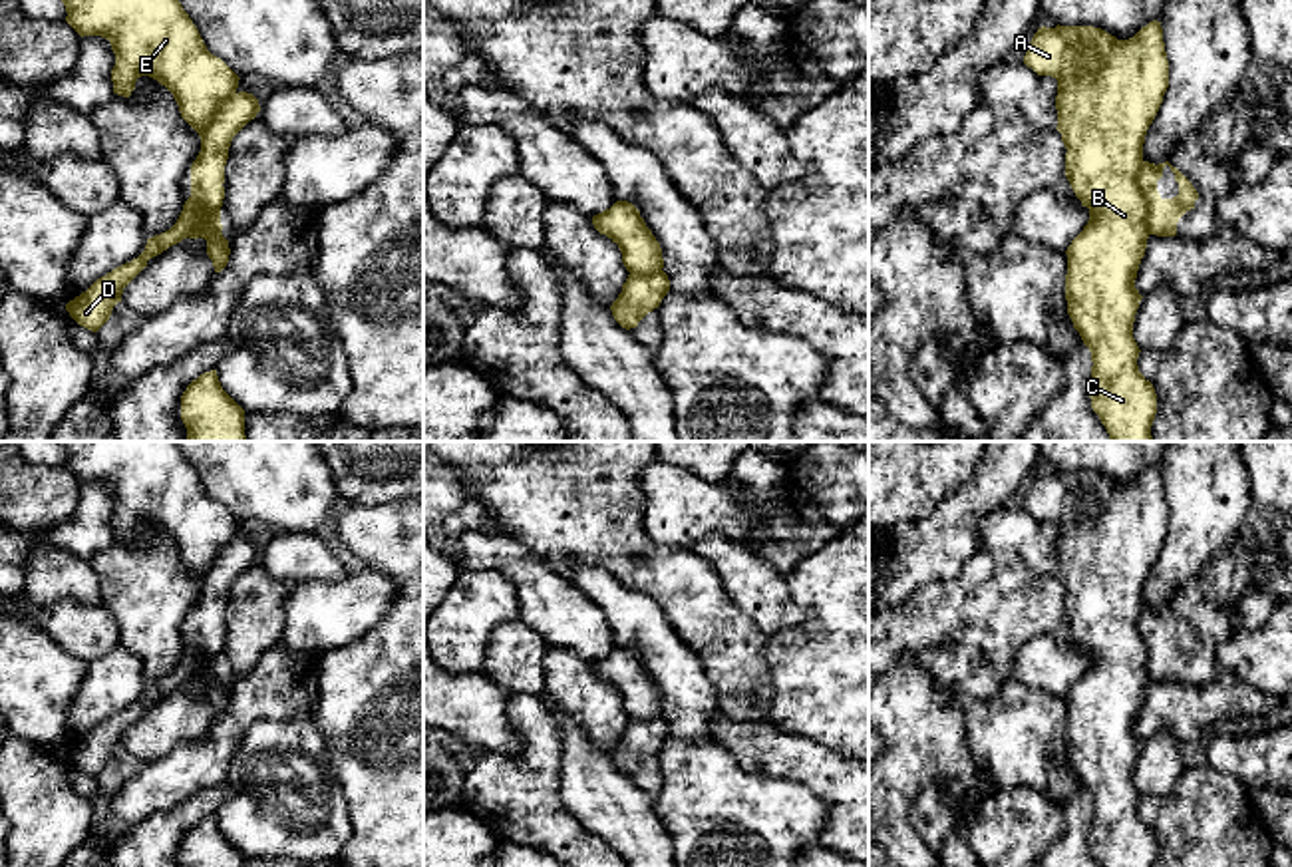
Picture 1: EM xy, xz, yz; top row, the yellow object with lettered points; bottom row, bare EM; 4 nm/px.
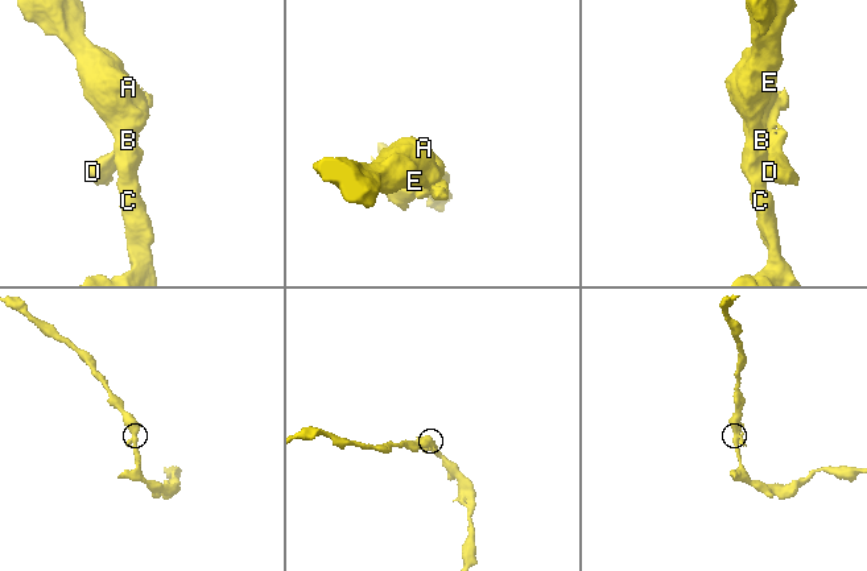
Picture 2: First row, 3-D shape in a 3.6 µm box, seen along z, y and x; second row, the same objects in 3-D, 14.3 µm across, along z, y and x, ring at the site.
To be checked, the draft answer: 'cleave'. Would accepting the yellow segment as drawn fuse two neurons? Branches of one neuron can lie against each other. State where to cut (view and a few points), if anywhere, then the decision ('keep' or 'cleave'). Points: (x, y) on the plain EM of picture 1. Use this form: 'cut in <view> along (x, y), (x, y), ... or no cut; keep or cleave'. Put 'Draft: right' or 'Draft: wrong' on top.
Draft: right
cut in yz along (1141, 607), (1139, 637), (1145, 645), (1145, 675), (1149, 679); cleave

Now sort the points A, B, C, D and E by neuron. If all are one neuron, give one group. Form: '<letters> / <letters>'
A B C E / D

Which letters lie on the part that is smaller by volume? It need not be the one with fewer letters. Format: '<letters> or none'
D

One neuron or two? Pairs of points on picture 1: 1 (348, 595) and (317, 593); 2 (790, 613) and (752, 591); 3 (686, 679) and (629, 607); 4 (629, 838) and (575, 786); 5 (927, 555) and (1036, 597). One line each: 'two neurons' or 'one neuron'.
1: one neuron
2: one neuron
3: one neuron
4: one neuron
5: two neurons

